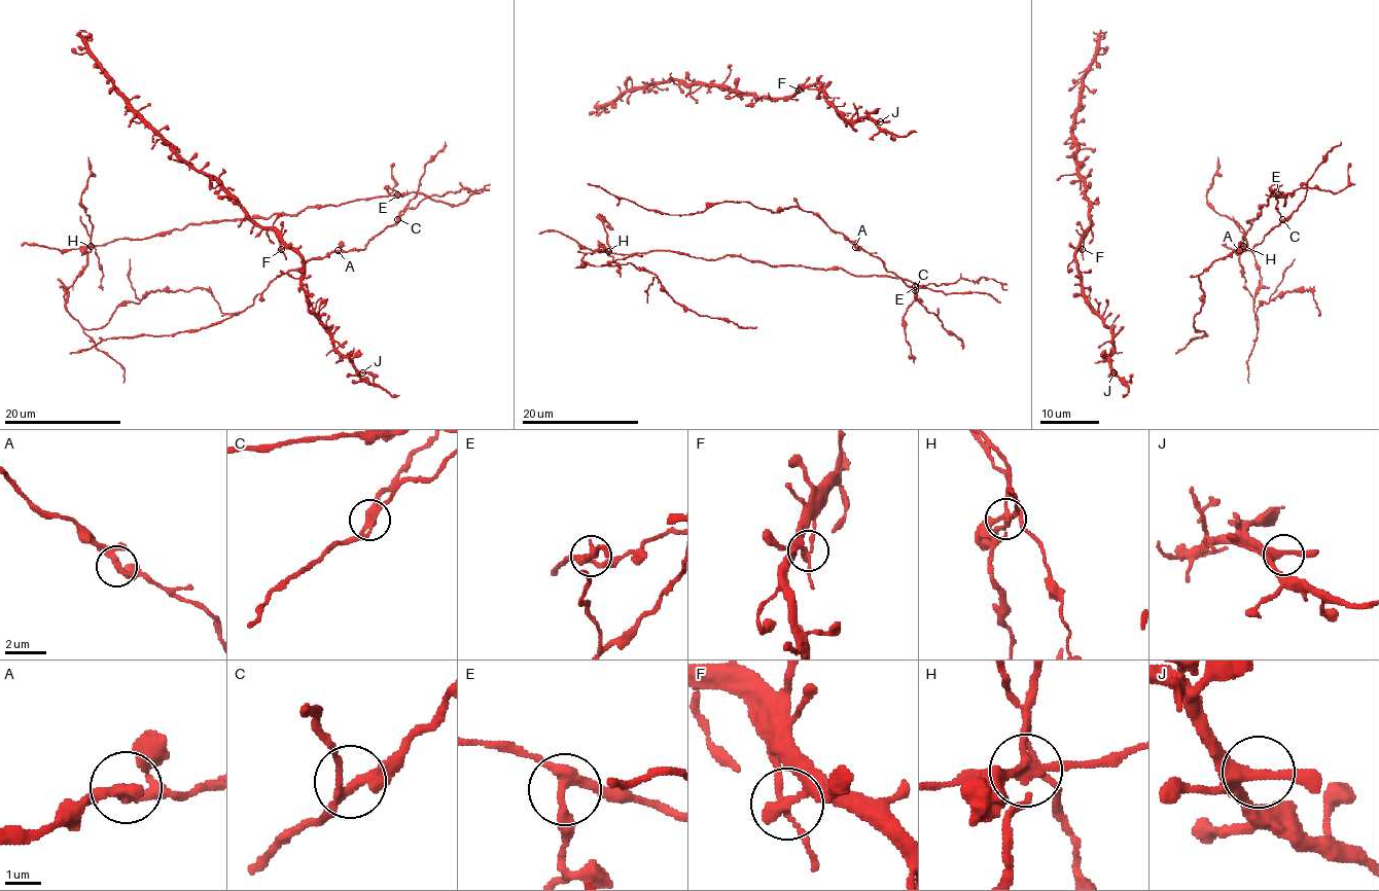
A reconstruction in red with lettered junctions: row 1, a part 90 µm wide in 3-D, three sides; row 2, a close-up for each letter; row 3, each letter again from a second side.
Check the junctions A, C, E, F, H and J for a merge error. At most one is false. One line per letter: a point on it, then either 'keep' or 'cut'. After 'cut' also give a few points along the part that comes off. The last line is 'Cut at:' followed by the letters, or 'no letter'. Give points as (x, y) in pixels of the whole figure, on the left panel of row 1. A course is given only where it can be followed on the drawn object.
A: place (338, 250); keep
C: place (397, 219); keep
E: place (397, 194); keep
F: place (281, 249); keep
H: place (91, 246); cut; course (91, 246), (86, 266), (64, 295), (66, 309), (87, 329), (158, 290), (205, 288), (224, 313), (239, 315)
J: place (362, 372); keep
Cut at: H

